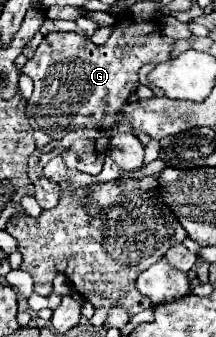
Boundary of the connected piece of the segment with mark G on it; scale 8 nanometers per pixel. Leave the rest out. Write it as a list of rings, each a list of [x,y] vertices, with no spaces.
[[[118,21],[114,27],[114,33],[104,45],[94,45],[90,39],[84,39],[76,33],[50,33],[42,39],[38,45],[32,61],[28,61],[22,69],[22,73],[30,75],[34,81],[34,93],[28,99],[26,107],[26,117],[30,121],[30,127],[34,129],[34,139],[36,147],[44,147],[50,141],[56,141],[64,137],[68,131],[76,129],[96,129],[96,127],[108,127],[114,119],[116,113],[128,103],[128,97],[132,95],[132,89],[136,93],[138,87],[138,69],[146,63],[160,63],[170,59],[174,39],[166,37],[158,23],[146,21],[146,23],[136,23],[136,21]]]

